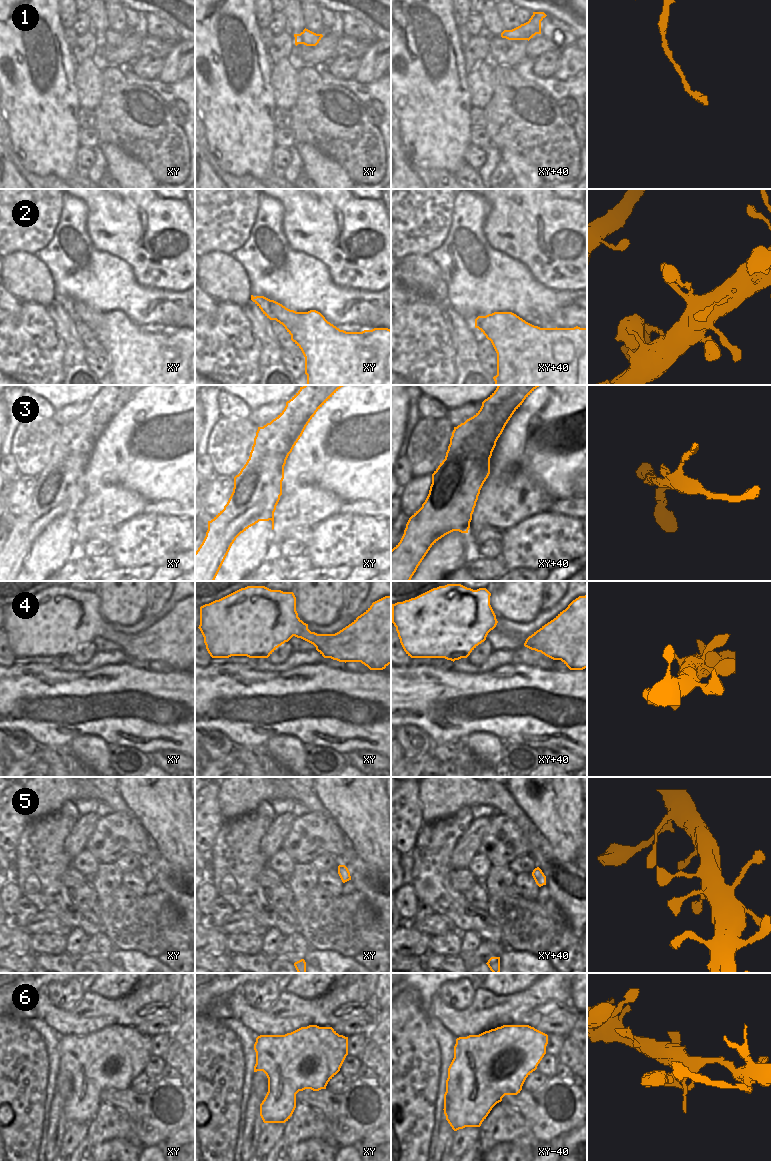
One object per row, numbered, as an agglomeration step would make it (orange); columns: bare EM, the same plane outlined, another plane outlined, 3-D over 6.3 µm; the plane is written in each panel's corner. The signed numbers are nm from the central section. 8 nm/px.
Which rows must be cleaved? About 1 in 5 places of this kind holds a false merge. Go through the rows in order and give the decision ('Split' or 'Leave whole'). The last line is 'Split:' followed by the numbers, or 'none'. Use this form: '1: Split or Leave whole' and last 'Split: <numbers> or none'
1: Leave whole
2: Leave whole
3: Split
4: Leave whole
5: Leave whole
6: Leave whole
Split: 3.

